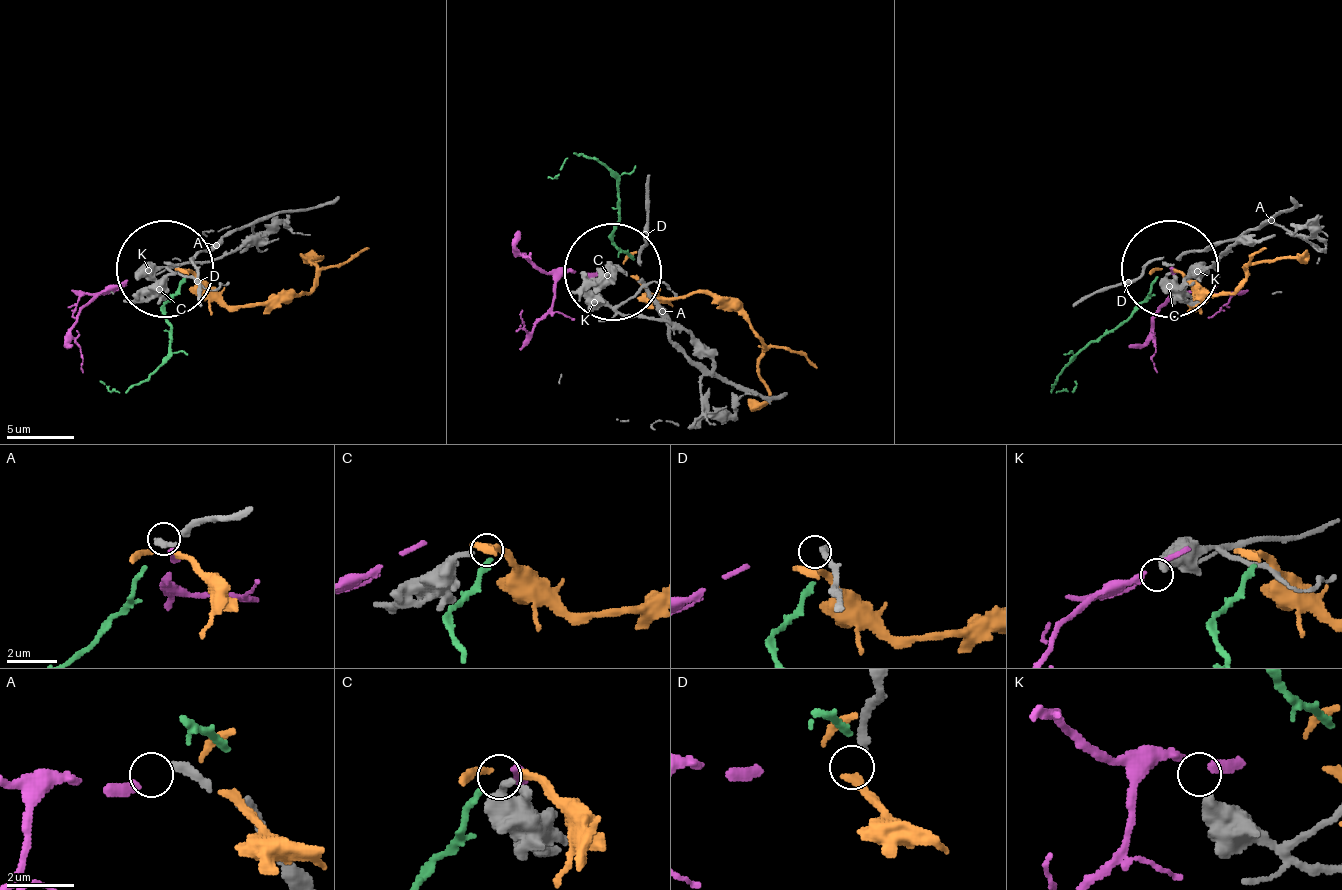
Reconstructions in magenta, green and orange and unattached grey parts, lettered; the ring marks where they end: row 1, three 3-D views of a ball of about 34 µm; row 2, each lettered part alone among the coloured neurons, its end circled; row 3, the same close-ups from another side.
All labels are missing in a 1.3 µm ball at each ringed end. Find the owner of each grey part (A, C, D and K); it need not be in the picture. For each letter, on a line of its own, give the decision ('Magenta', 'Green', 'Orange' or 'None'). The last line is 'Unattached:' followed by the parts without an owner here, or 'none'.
A: Magenta
C: None
D: None
K: None
Unattached: C, D, K

